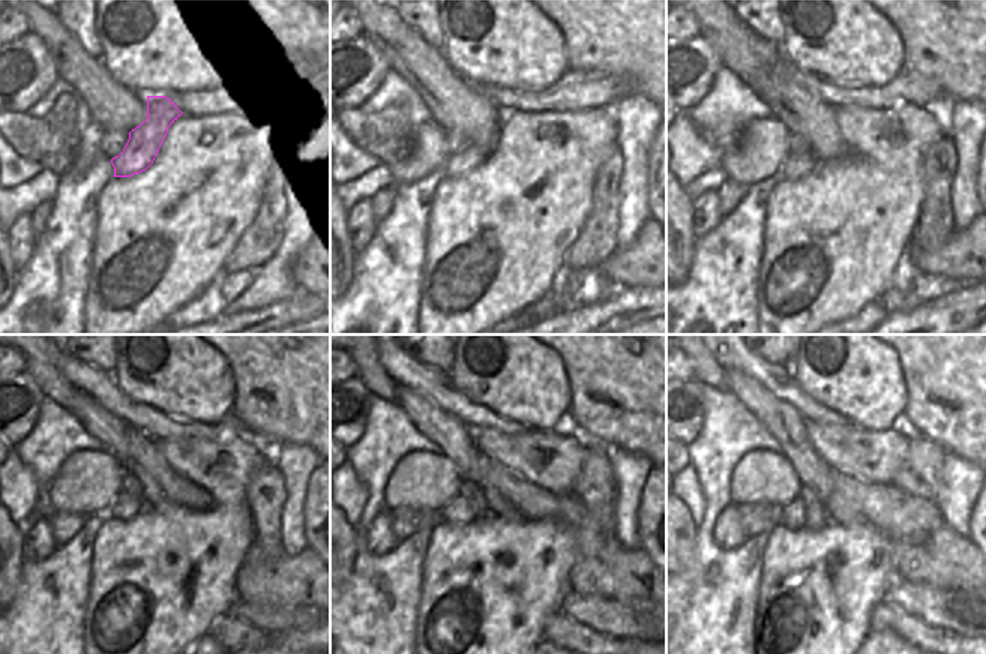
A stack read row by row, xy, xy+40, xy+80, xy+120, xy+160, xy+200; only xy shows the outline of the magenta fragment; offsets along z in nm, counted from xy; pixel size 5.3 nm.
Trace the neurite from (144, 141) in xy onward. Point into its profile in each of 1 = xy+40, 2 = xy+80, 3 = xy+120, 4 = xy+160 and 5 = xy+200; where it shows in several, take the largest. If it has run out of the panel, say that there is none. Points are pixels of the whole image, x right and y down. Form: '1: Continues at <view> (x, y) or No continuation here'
1: Continues at xy+40 (473, 156)
2: Continues at xy+80 (797, 167)
3: Continues at xy+120 (123, 507)
4: Continues at xy+160 (459, 512)
5: Continues at xy+200 (793, 515).

